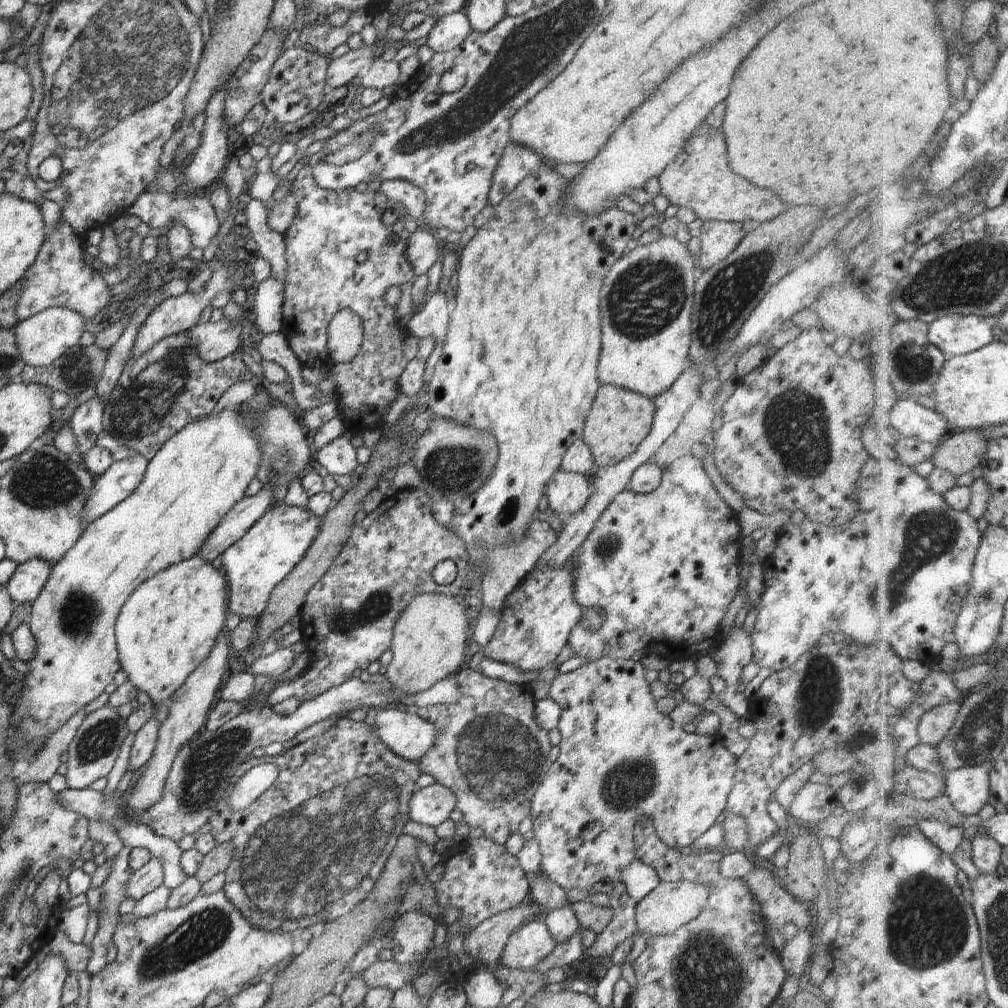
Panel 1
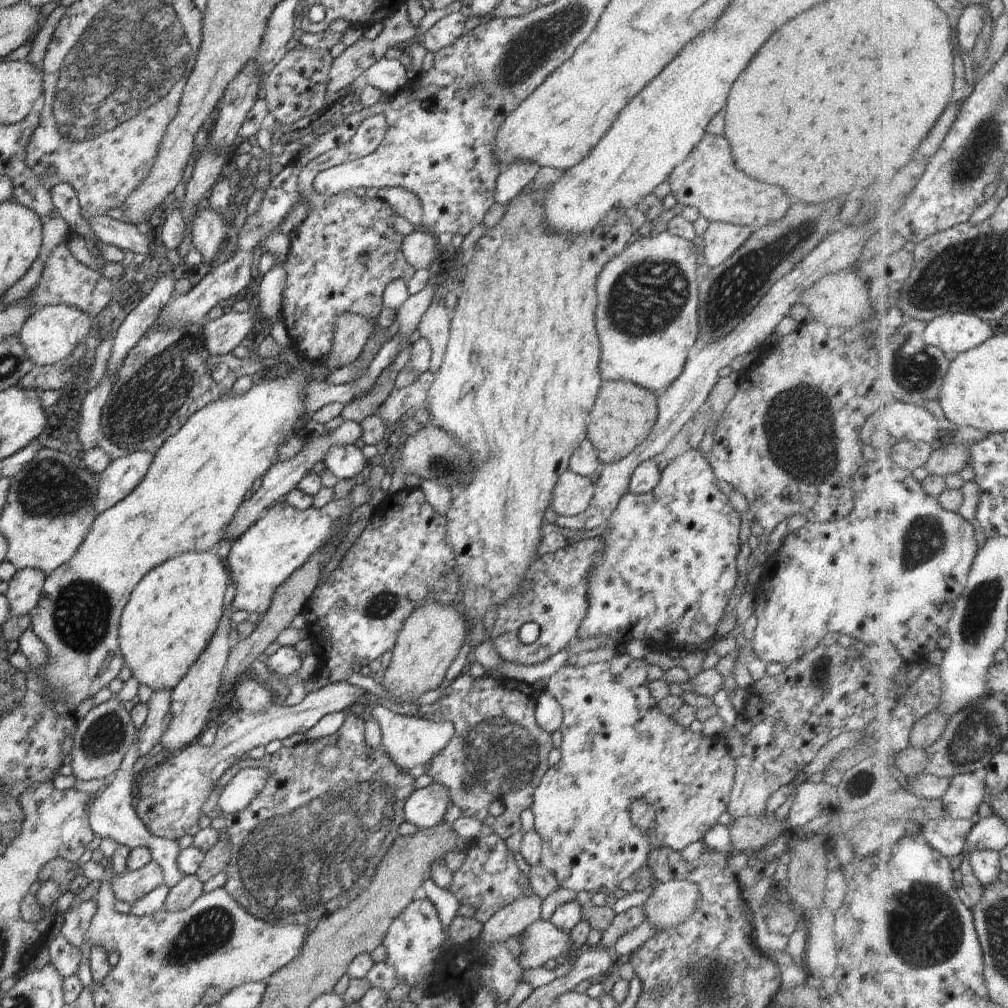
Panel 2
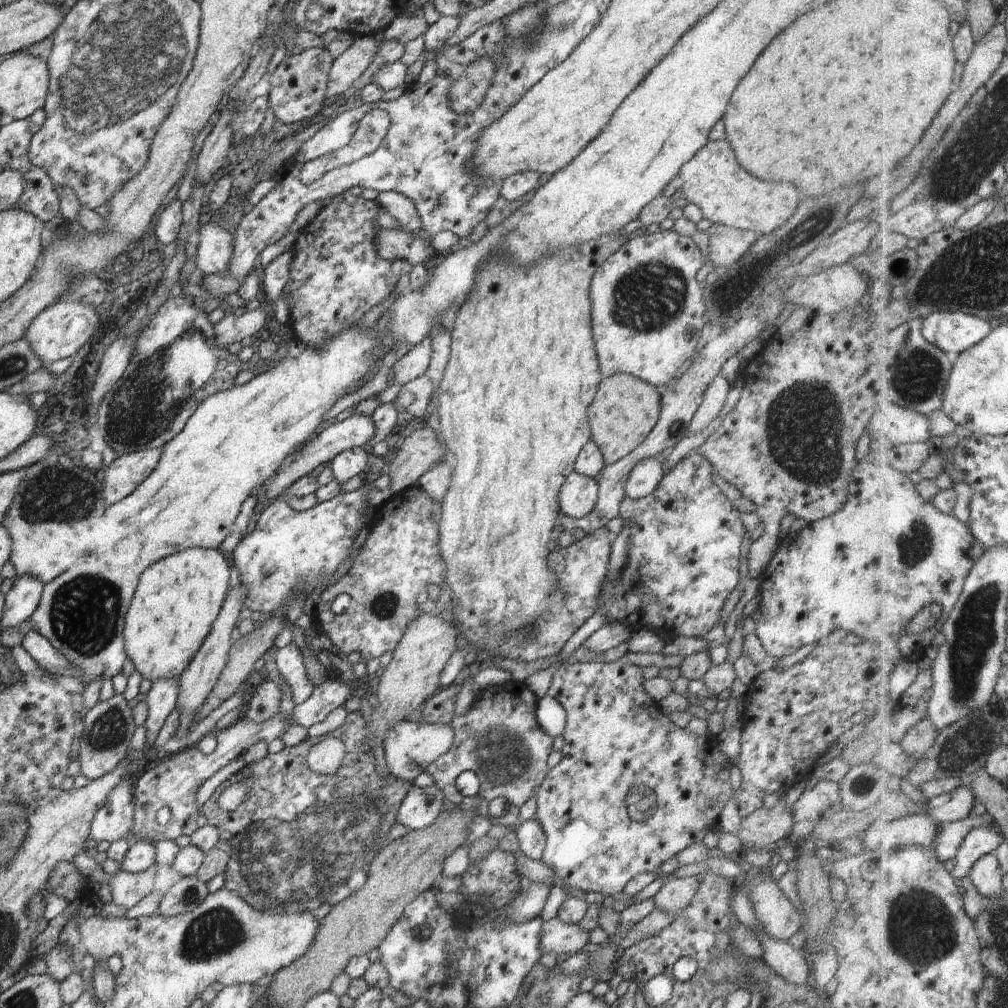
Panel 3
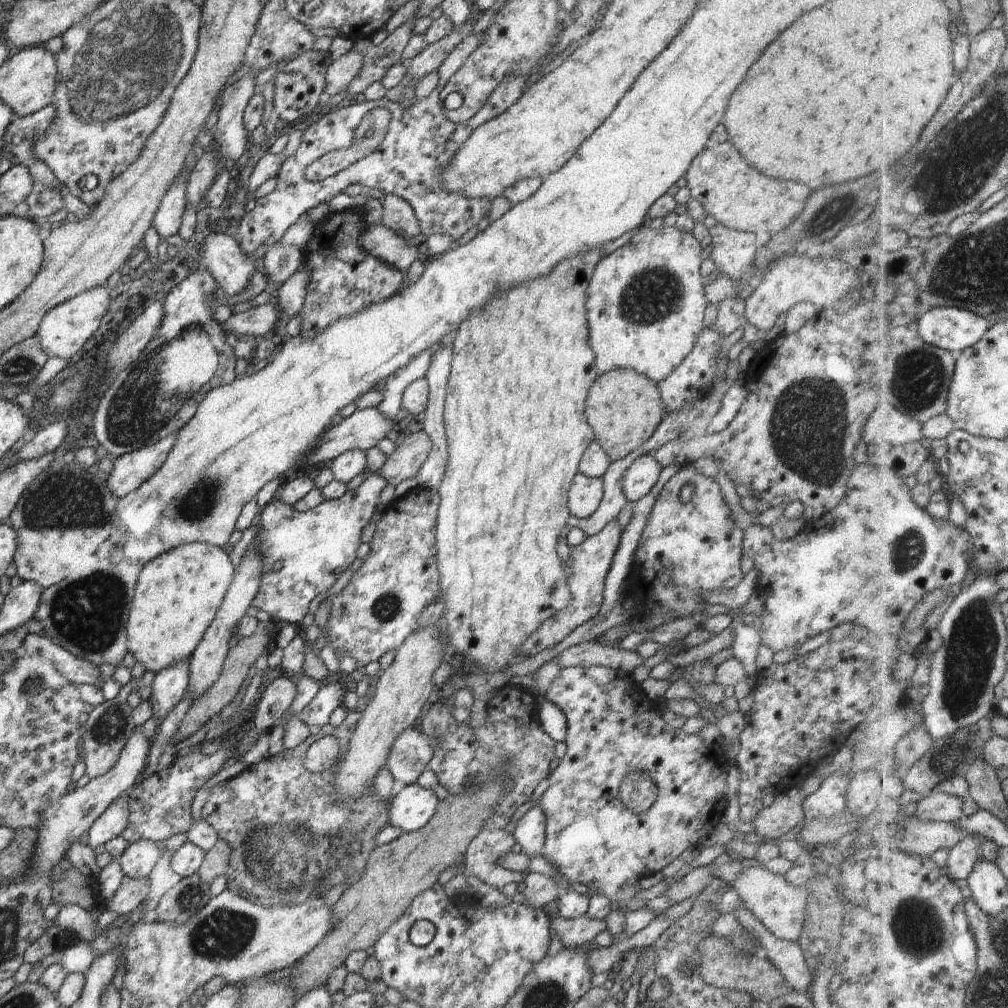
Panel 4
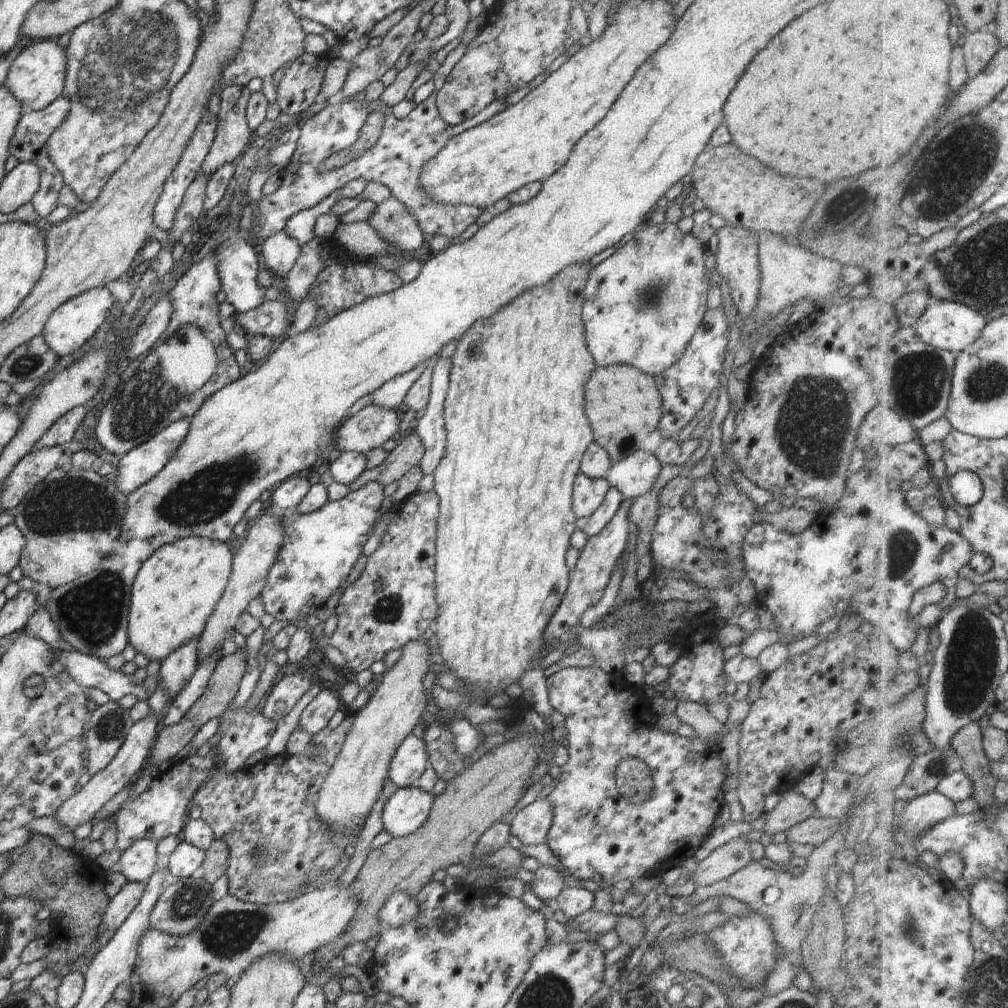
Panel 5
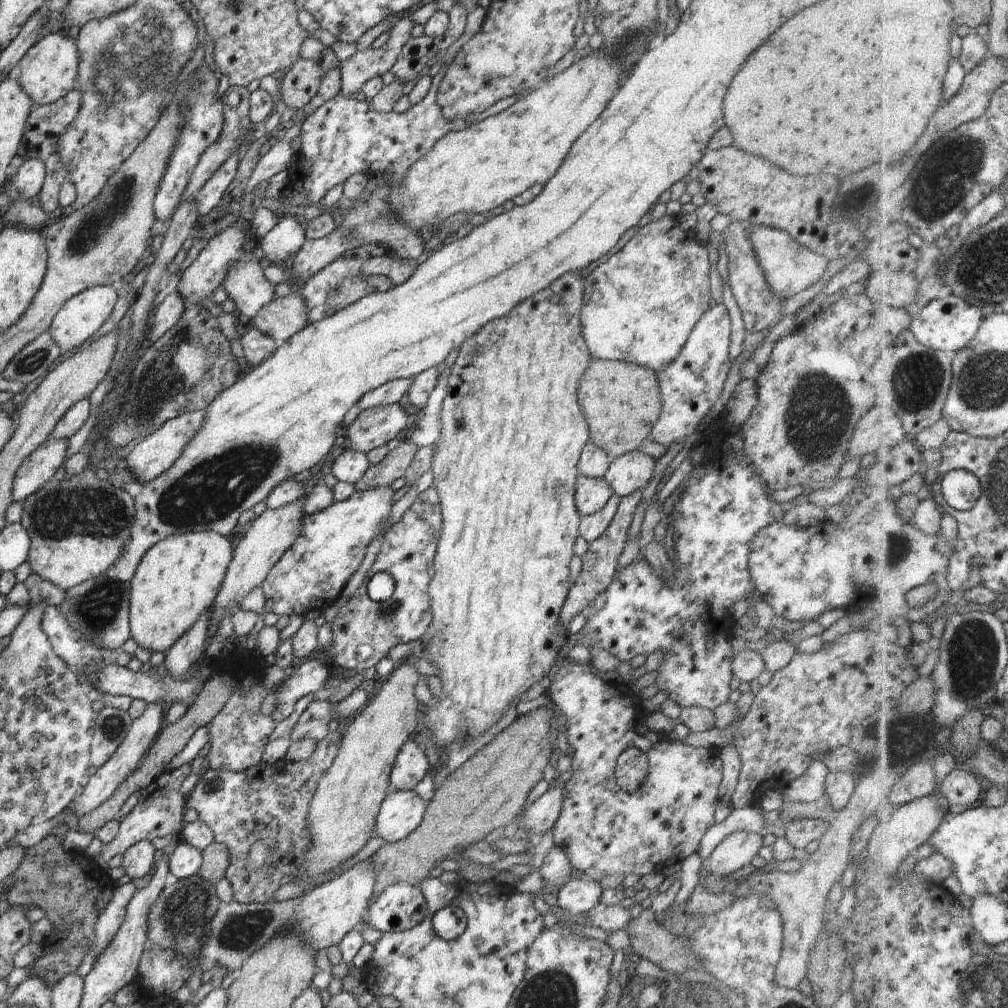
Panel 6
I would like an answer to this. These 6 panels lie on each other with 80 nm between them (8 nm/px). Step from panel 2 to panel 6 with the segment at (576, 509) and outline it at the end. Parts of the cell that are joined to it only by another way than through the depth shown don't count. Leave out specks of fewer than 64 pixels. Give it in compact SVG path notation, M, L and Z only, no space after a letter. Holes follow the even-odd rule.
M580 474L575 484L575 505L582 517L601 511L614 494L602 479L591 479Z

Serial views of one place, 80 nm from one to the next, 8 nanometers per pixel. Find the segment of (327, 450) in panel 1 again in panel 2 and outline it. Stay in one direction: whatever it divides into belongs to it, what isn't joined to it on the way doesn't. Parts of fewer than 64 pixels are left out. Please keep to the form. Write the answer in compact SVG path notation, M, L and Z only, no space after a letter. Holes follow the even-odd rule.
M361 444L330 447L323 462L325 468L340 479L354 479L368 464L362 455Z

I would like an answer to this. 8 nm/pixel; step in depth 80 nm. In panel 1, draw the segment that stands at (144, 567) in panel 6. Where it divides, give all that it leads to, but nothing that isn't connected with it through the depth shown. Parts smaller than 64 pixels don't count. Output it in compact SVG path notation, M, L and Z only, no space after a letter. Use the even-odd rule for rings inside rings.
M198 556L190 557L189 559L176 563L175 565L169 566L167 569L160 571L158 574L155 574L148 580L145 580L144 584L140 583L140 586L136 588L136 592L132 592L132 594L128 597L128 600L121 608L115 624L115 641L119 652L119 663L121 669L126 672L127 680L130 681L140 692L148 694L151 698L150 702L154 704L154 706L158 706L167 698L170 698L172 694L174 694L174 692L176 692L176 690L184 684L188 675L192 674L192 671L196 670L197 666L202 665L205 658L208 658L212 647L216 644L217 636L220 634L220 631L226 629L224 621L227 619L225 617L227 603L228 582L225 579L222 569L218 570L214 568L212 563L209 563Z

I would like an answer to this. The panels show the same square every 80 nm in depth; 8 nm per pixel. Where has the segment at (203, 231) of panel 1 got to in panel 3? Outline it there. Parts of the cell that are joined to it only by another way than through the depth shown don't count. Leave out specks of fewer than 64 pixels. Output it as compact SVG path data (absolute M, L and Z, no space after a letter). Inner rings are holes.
M212 223L201 224L195 241L197 270L200 275L226 272L233 253L234 237L225 228Z

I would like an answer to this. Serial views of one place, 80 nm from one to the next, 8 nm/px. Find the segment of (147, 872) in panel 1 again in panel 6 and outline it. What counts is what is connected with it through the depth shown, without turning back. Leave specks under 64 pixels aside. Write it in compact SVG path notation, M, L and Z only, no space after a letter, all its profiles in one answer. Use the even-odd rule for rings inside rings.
M131 880L129 883L116 888L113 892L113 897L110 899L108 906L101 912L95 924L95 957L110 944L114 935L118 932L120 926L122 926L127 906L138 888Z

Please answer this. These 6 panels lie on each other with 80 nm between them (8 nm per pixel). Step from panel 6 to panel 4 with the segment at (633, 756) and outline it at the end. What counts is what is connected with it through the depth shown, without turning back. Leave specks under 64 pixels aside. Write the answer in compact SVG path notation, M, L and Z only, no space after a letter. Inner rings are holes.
M628 771L619 784L619 799L635 814L650 810L657 799L657 786L643 771Z

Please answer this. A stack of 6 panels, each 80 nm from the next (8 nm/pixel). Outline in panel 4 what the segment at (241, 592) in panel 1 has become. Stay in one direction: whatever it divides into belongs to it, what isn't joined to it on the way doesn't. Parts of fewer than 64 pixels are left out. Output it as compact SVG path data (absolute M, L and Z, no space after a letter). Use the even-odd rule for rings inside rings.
M376 473L340 498L324 500L316 508L302 512L274 497L258 521L261 533L257 546L263 561L263 574L251 605L268 612L276 623L292 623L301 628L312 600L319 594L325 595L356 559L362 528L370 522L379 504L380 492L387 484L384 477Z

